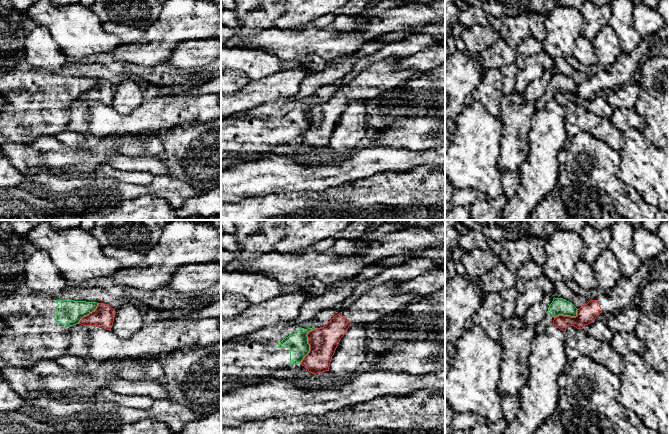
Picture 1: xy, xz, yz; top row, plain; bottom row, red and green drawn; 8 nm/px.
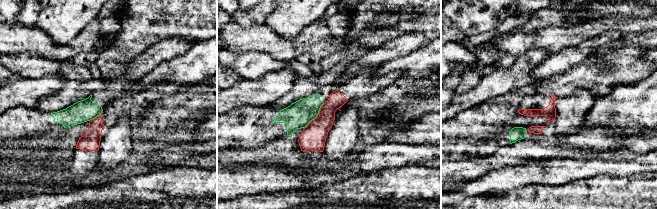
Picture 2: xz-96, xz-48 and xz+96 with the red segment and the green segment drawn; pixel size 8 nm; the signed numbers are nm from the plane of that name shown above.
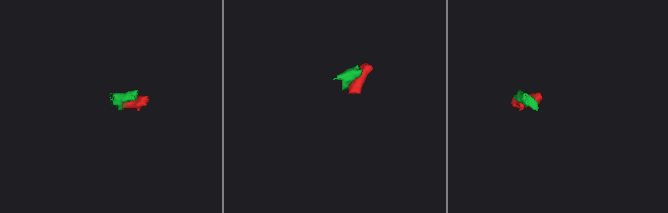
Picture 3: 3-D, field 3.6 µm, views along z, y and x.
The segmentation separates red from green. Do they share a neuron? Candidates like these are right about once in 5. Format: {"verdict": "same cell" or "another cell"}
{"verdict": "another cell"}

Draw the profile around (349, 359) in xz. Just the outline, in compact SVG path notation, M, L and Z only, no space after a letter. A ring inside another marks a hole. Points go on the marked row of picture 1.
M352 324L332 356L329 372L342 380L356 376L366 365L366 353L366 324Z

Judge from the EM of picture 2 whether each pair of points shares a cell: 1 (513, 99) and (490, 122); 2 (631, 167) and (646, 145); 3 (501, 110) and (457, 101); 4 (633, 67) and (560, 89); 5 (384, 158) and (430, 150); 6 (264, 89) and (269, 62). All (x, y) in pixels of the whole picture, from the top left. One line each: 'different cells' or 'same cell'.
1: same cell
2: different cells
3: different cells
4: same cell
5: same cell
6: different cells

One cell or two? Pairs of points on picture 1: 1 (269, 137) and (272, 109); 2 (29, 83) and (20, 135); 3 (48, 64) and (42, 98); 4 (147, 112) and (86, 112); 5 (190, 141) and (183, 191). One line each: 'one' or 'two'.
1: one
2: one
3: two
4: one
5: two

